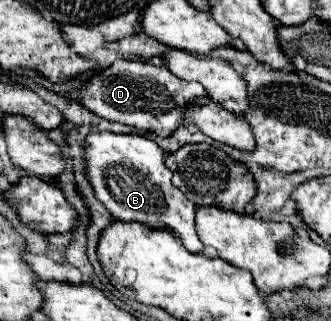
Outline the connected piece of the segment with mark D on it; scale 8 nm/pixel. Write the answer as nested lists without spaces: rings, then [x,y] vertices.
[[[116,60],[110,68],[98,72],[88,82],[86,94],[82,90],[78,98],[100,118],[132,126],[142,134],[158,134],[166,138],[184,124],[184,114],[192,104],[190,100],[198,96],[208,96],[202,84],[182,80],[164,66],[140,60]]]

